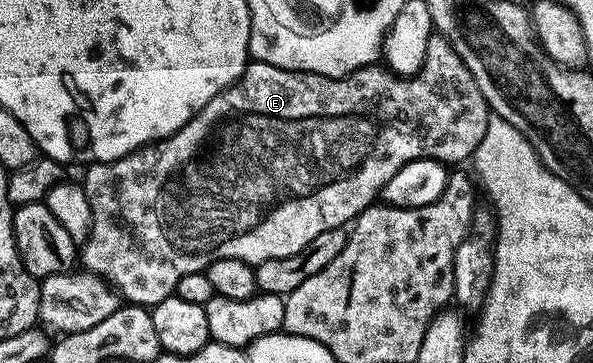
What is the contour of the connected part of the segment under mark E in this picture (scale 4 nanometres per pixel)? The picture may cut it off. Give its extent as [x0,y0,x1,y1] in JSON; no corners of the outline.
[80,33,491,309]

